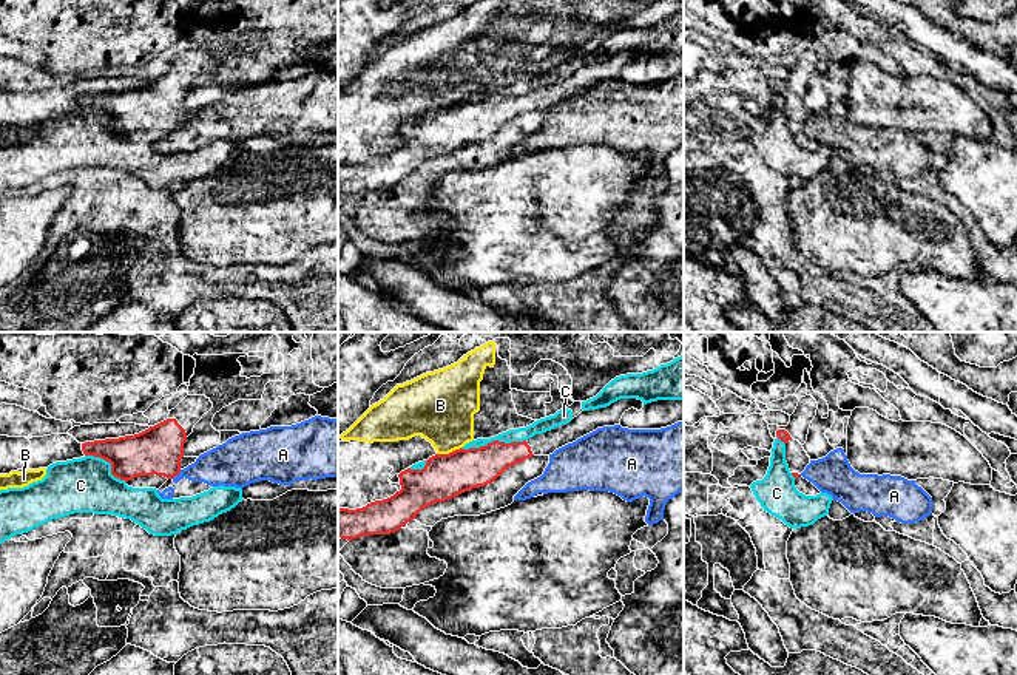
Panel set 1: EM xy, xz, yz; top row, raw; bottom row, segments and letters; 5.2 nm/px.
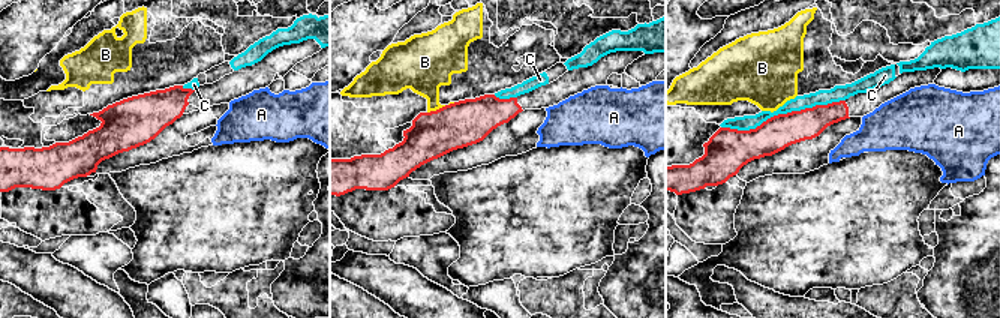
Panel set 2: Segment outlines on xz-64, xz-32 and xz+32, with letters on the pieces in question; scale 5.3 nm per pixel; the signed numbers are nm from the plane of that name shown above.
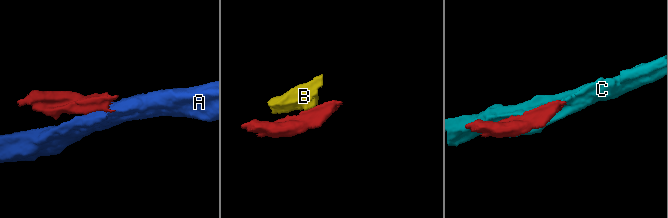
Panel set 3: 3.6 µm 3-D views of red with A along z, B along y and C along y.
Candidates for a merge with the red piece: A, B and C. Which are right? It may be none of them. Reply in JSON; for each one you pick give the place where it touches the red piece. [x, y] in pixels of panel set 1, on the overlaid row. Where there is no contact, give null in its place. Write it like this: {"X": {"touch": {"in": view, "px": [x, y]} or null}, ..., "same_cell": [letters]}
{"same_cell": []}

